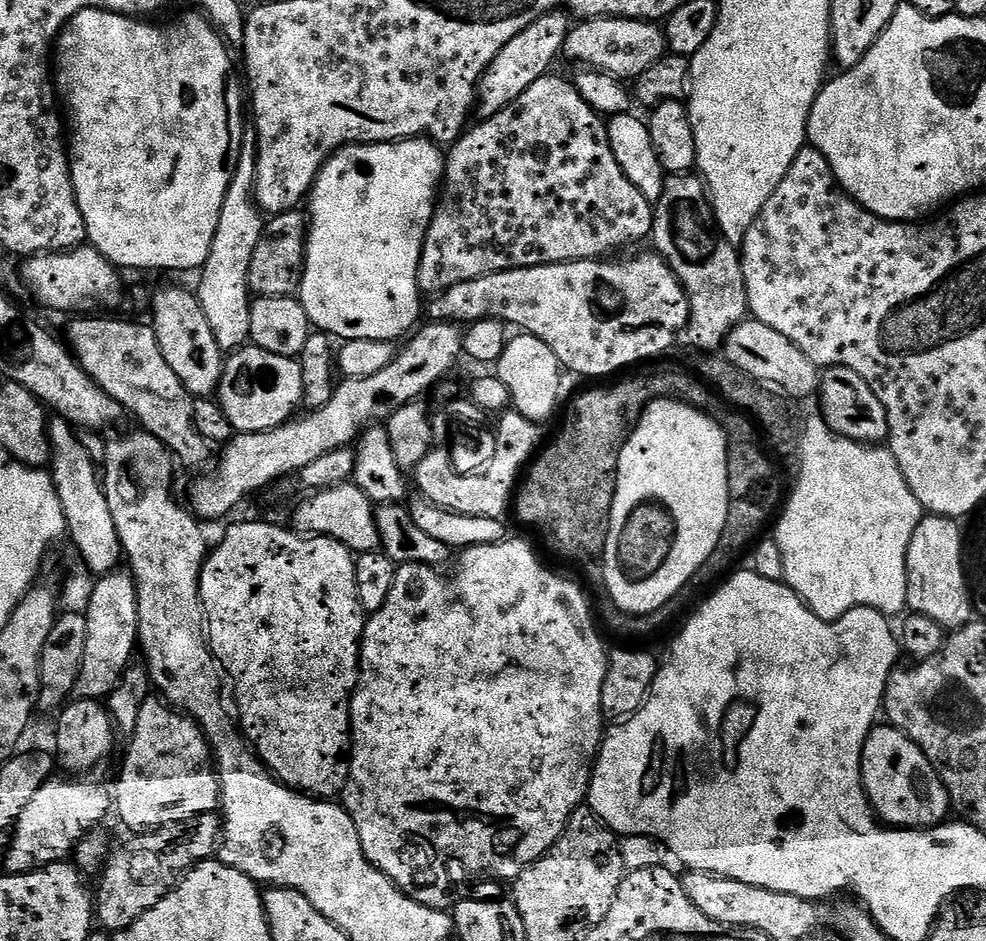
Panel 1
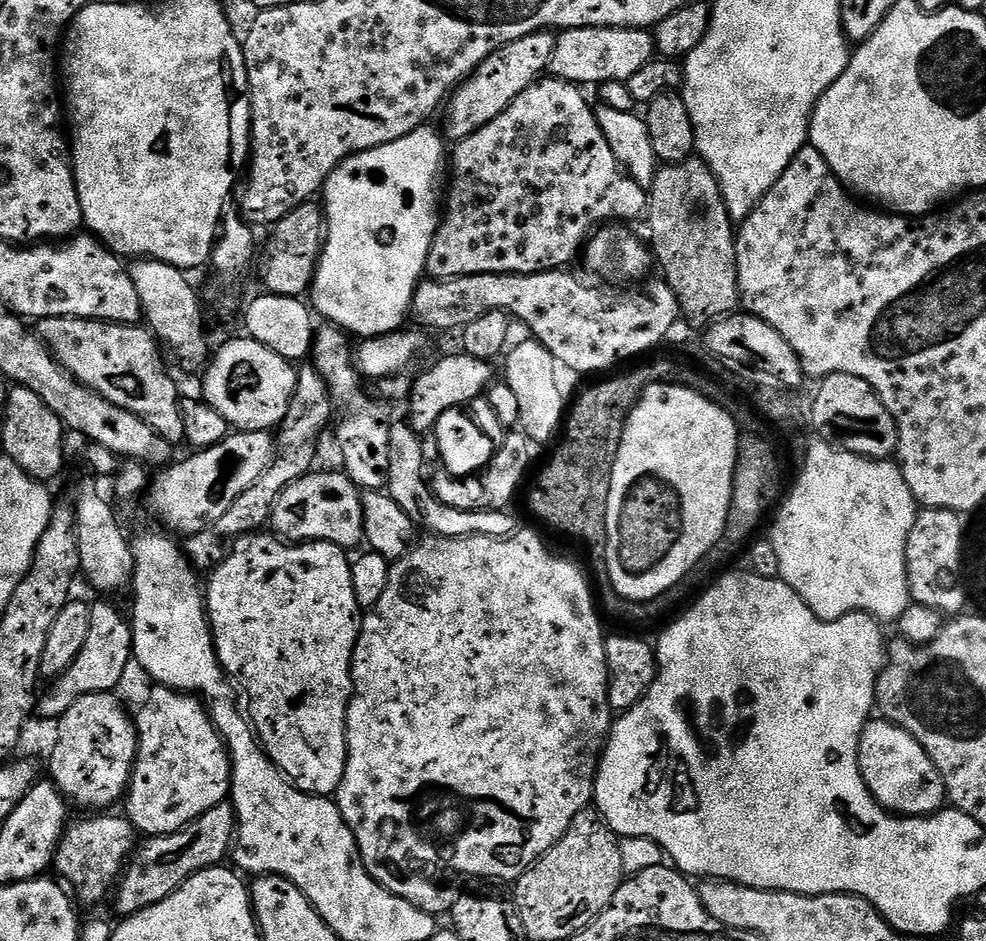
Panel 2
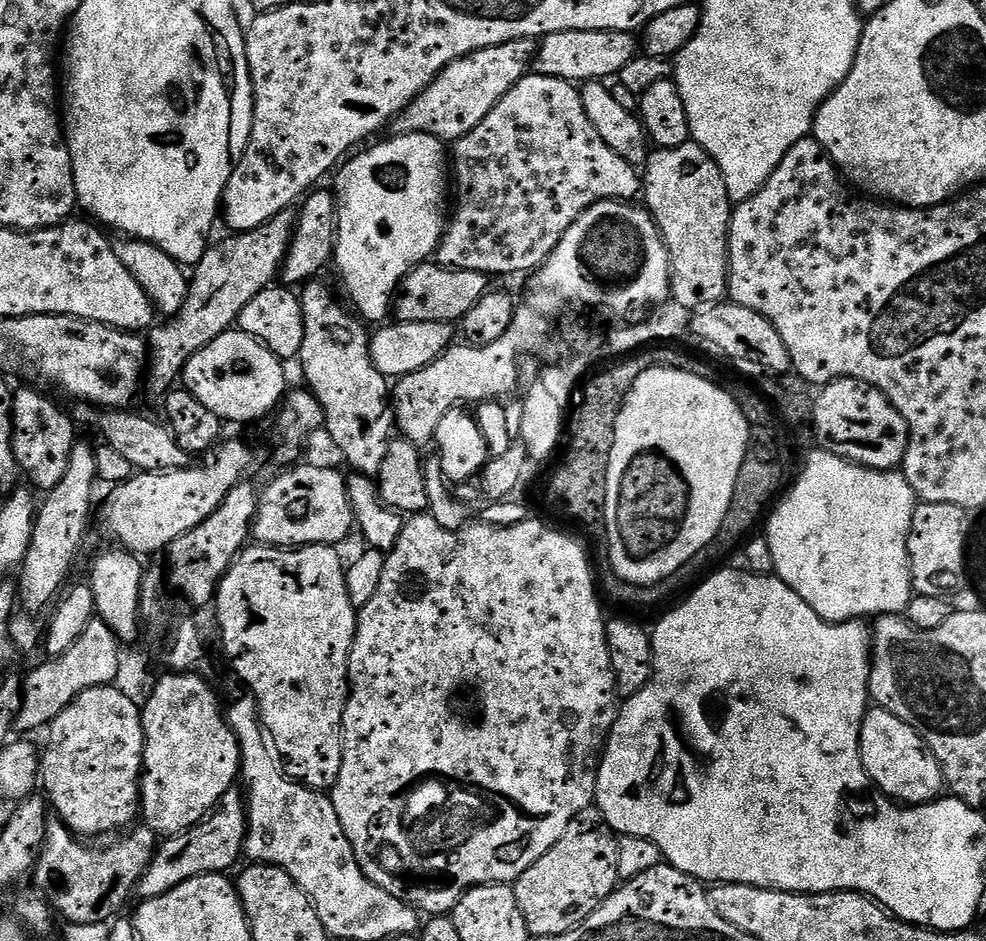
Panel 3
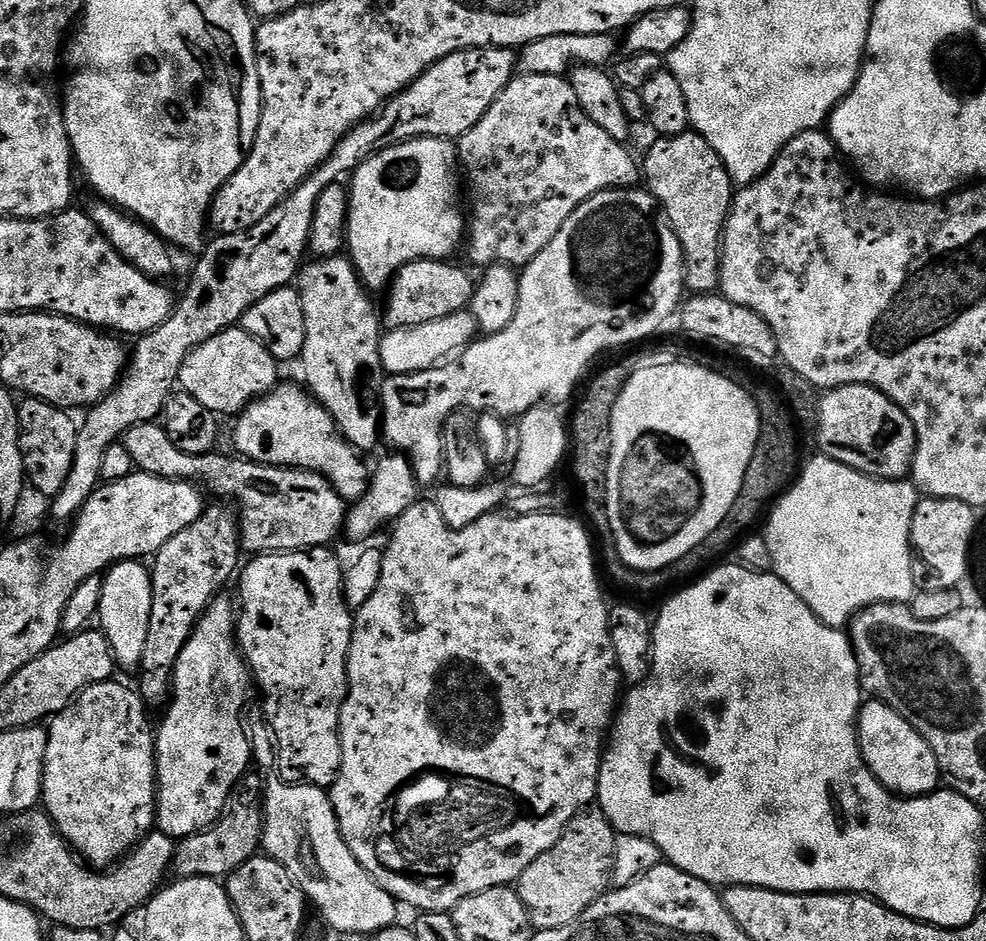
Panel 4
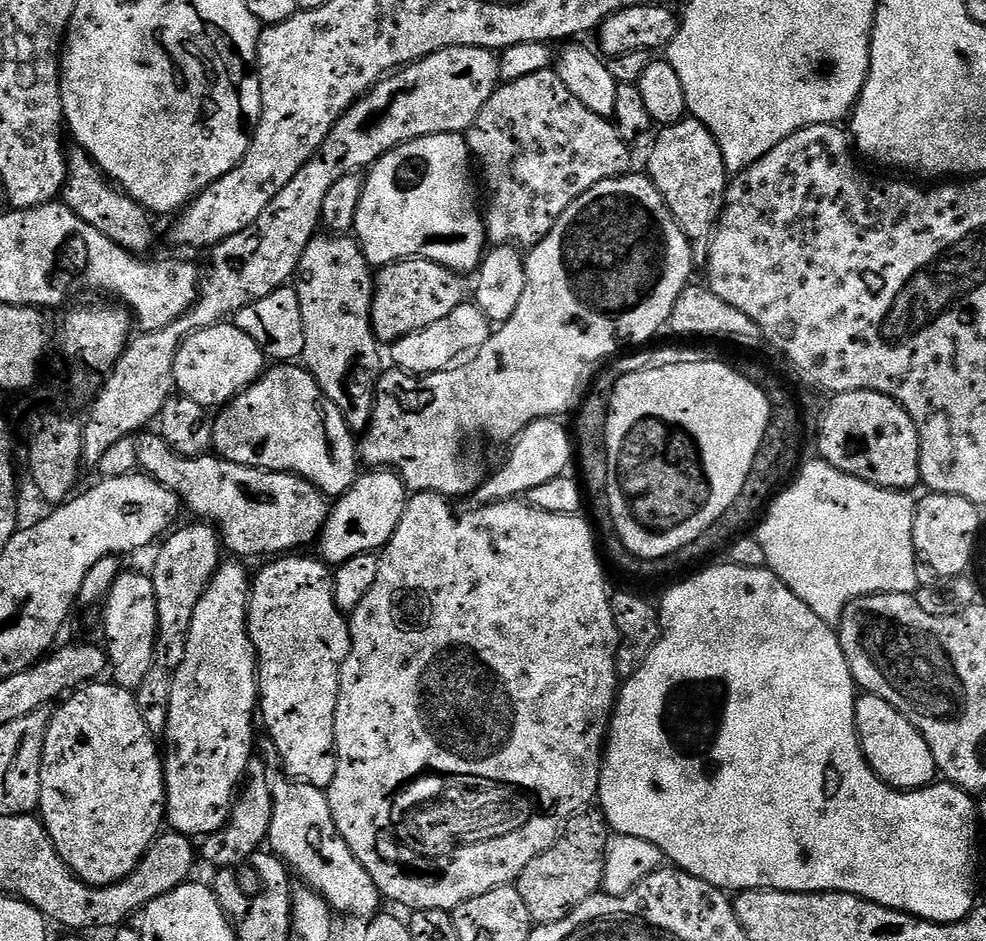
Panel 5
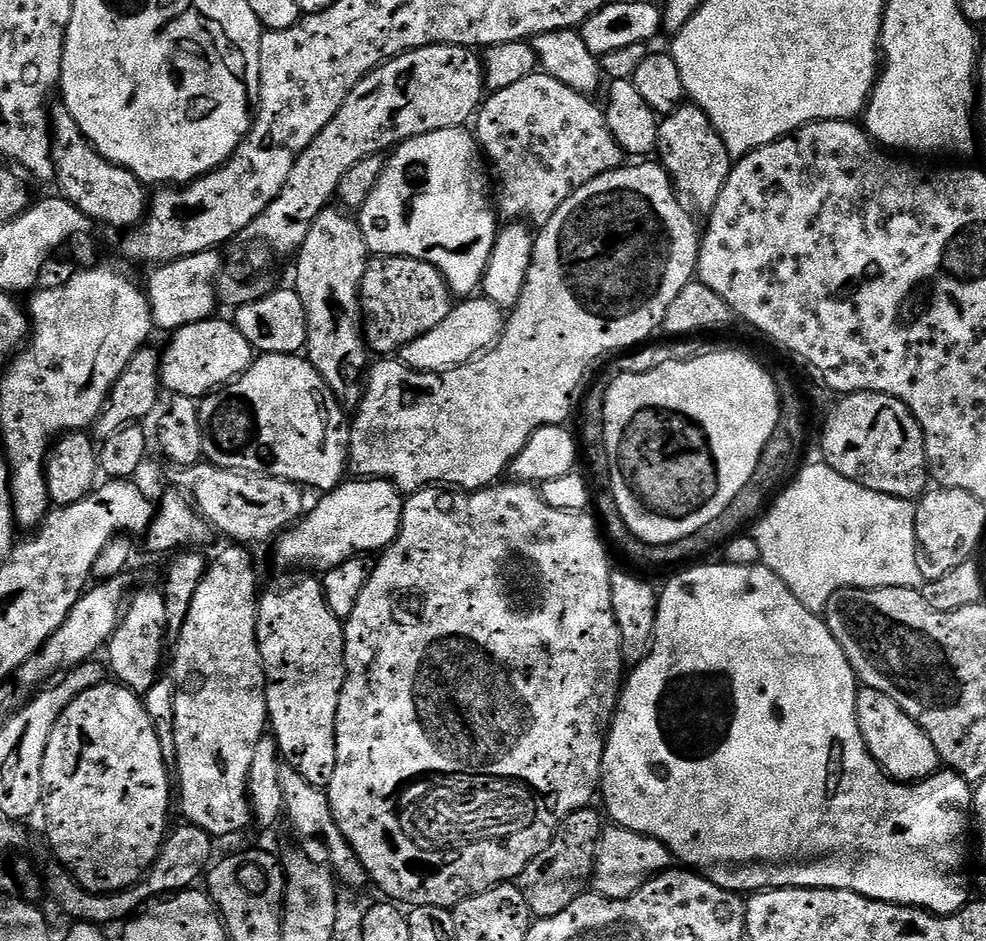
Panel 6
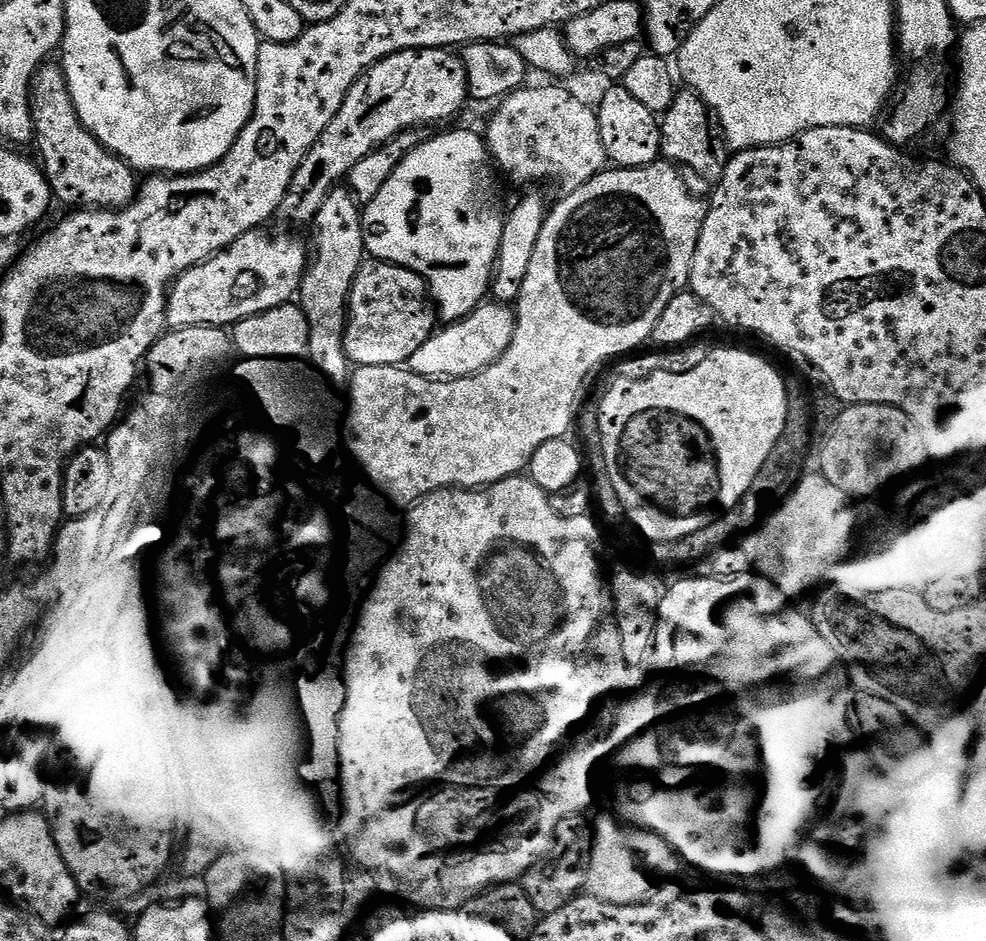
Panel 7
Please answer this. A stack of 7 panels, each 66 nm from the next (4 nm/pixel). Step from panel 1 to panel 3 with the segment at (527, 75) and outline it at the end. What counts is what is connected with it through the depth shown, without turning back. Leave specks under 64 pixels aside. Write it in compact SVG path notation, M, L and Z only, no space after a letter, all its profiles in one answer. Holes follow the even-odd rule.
M535 39L515 40L498 46L490 46L486 50L471 52L461 60L456 60L446 66L436 75L436 81L414 102L405 112L400 113L394 121L397 133L426 132L429 136L445 142L455 142L462 139L498 102L520 81L529 75L533 67L538 44Z

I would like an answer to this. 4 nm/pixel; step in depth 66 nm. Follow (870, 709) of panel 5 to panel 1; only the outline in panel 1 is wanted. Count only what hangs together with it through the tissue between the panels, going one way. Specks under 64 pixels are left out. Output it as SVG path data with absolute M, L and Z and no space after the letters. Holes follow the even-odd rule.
M891 726L873 728L864 743L860 773L864 779L864 793L872 803L872 810L885 825L893 828L926 829L933 828L935 824L945 823L949 819L950 801L946 786L940 781L939 774L926 758L926 754L922 754L919 746L906 733Z

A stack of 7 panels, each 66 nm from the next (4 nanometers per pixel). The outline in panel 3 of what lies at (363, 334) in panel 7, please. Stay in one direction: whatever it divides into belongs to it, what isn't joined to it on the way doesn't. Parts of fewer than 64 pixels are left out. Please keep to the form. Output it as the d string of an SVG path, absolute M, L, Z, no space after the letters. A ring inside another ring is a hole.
M425 262L423 264L417 264L407 276L404 277L403 284L398 289L398 295L394 301L394 316L399 322L446 322L447 324L455 325L457 322L463 321L466 314L470 314L470 310L474 310L474 306L478 306L478 302L483 300L485 296L489 295L490 288L489 277L482 272L471 272L470 270L458 270L457 268L443 268L440 264L435 262Z

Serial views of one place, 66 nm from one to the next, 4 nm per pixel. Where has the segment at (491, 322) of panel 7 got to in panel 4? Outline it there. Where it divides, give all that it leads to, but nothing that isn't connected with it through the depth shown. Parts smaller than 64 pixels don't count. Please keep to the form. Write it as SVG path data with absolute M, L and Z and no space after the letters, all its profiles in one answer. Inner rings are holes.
M468 310L446 314L446 318L438 318L435 322L422 322L422 326L388 328L380 337L382 366L388 376L409 376L415 372L439 368L463 352L477 336L476 319Z

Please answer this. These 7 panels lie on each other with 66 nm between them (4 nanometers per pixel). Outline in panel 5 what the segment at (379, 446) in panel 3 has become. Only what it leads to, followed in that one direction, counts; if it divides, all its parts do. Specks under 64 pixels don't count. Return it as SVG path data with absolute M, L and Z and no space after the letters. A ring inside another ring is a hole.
M318 234L302 250L302 262L298 262L294 277L294 287L298 294L298 306L302 306L302 326L306 334L304 343L304 354L302 357L303 367L318 382L318 386L324 391L324 396L338 406L342 418L346 418L348 427L353 433L360 434L367 429L368 423L372 421L372 411L376 409L376 384L380 381L382 367L380 368L381 345L378 343L375 334L372 333L372 289L374 287L374 268L369 264L366 254L360 249L360 241L348 234Z

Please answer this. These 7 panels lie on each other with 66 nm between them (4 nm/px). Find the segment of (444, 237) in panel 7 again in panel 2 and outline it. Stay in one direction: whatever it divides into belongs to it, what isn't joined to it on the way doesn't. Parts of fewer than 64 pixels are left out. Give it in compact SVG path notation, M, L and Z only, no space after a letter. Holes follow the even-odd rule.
M432 126L415 128L410 134L398 138L389 144L383 144L377 148L371 148L365 152L355 152L353 156L347 156L333 172L328 175L322 189L322 203L324 205L324 219L326 221L326 239L324 252L318 262L316 277L312 280L310 289L310 304L317 313L321 312L327 323L344 329L345 332L356 338L367 338L369 336L385 336L397 331L398 326L403 325L409 319L412 310L412 299L416 293L416 285L420 283L425 275L428 266L428 255L430 246L436 237L436 229L440 227L441 217L438 215L438 204L436 208L436 191L440 188L440 175L446 172L446 140L439 131L432 129Z

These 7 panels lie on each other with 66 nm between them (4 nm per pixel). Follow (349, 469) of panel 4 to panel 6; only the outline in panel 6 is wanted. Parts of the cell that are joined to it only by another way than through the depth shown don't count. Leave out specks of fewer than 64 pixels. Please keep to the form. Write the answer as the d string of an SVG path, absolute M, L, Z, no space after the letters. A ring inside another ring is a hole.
M269 352L257 355L252 365L237 376L231 384L225 384L223 388L203 397L199 401L200 421L202 422L202 442L204 443L204 460L219 468L229 468L235 472L253 472L259 476L273 476L279 480L289 480L291 484L299 484L305 489L317 488L317 493L333 492L339 484L345 483L344 471L350 468L350 420L346 415L344 405L338 402L338 398L326 386L322 374L318 374L316 367L303 355L297 354L270 354Z

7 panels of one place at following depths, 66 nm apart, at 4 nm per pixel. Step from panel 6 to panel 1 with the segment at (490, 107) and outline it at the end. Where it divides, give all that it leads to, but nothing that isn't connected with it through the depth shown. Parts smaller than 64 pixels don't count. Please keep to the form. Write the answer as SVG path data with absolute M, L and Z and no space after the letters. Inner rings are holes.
M549 74L538 78L522 98L514 98L506 110L481 119L480 125L469 127L464 135L451 145L446 152L442 191L438 196L435 212L424 239L418 262L418 282L421 293L425 297L440 296L450 286L458 286L458 282L470 282L474 278L482 278L486 274L498 274L502 270L518 270L543 264L564 264L568 260L595 260L607 257L607 252L615 248L624 248L627 244L636 244L639 240L647 241L652 235L653 201L642 198L634 186L630 186L630 178L622 174L622 166L618 166L618 158L614 158L614 150L610 150L610 138L605 121L599 112L595 112L578 94L575 83L571 79L563 80L557 74Z

